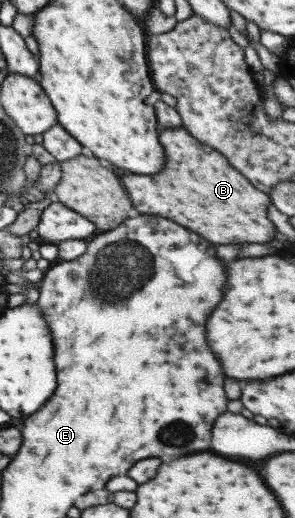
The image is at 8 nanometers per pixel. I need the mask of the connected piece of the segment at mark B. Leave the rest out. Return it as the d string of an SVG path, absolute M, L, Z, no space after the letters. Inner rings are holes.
M182 127L161 130L159 144L165 152L165 164L157 174L125 174L121 178L137 212L169 218L213 244L261 244L275 236L276 230L266 215L270 198L243 178L237 169L233 170L218 150L194 139Z

